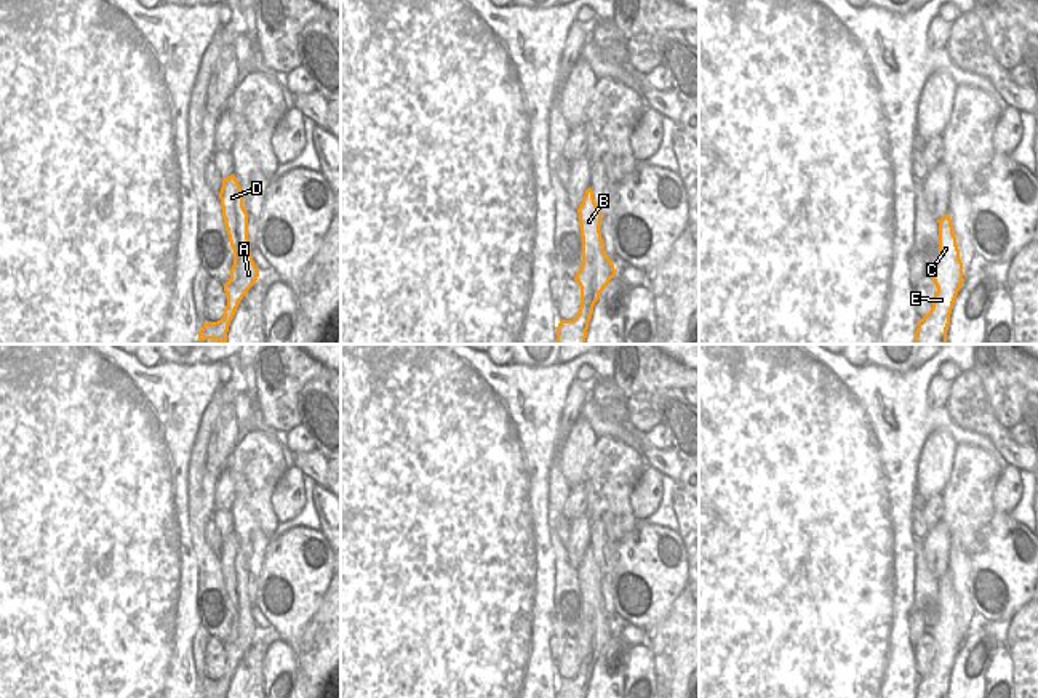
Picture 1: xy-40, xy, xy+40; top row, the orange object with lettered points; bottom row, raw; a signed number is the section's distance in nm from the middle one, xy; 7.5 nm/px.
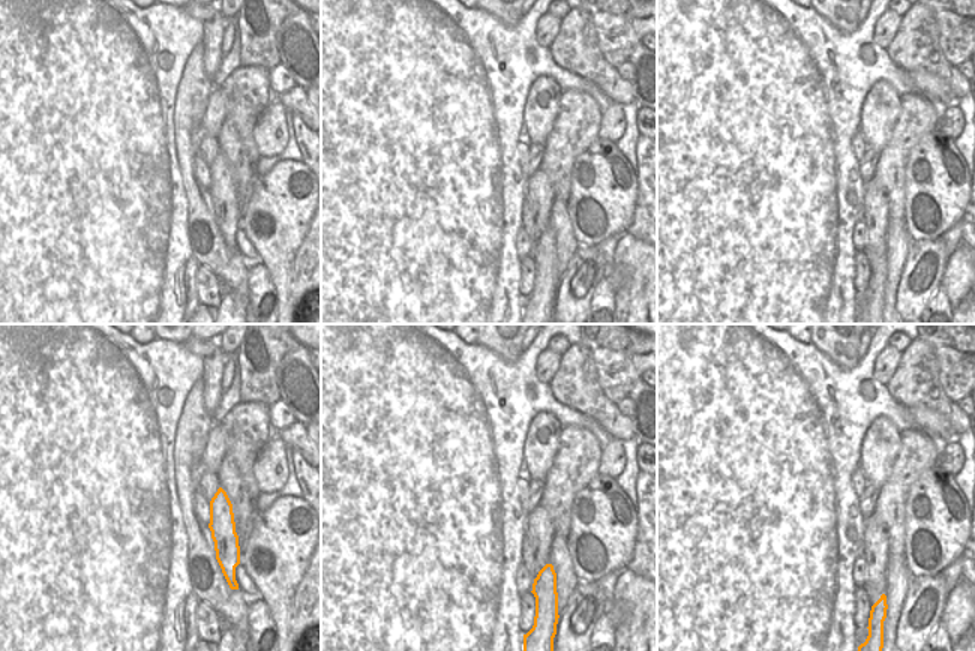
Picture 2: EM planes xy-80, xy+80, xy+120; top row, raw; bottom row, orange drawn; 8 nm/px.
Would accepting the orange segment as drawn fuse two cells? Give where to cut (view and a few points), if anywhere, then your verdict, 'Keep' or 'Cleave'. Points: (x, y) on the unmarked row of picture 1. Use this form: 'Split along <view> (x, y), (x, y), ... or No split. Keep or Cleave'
No split. Keep.

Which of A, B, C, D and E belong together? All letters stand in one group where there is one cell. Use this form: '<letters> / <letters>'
A B C D E

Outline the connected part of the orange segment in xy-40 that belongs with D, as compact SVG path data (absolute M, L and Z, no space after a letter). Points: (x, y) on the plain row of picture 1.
M234 533L222 538L219 557L224 584L234 608L234 624L230 628L230 637L224 642L227 653L224 676L218 680L203 682L198 698L227 698L229 684L240 660L259 636L259 629L250 612L248 572L243 565L242 546Z

